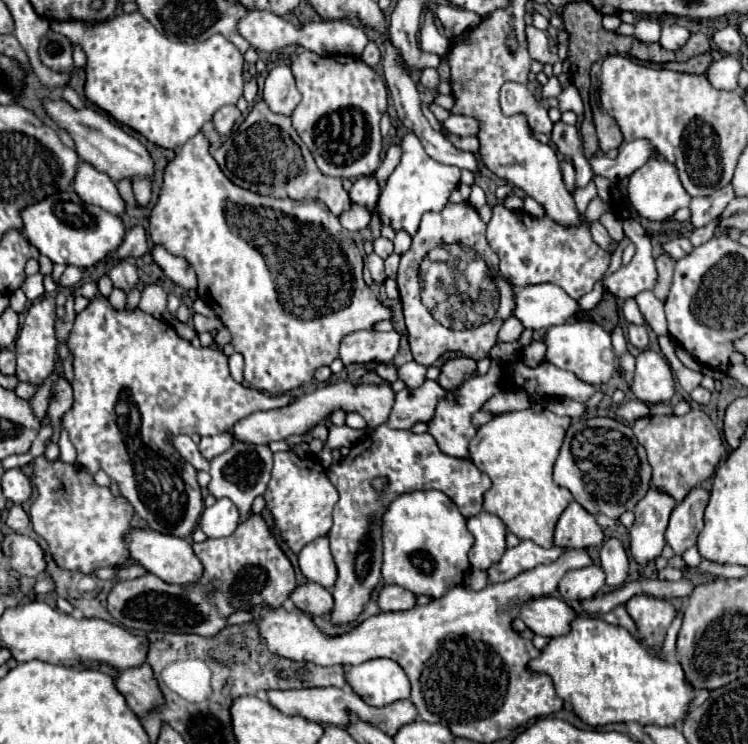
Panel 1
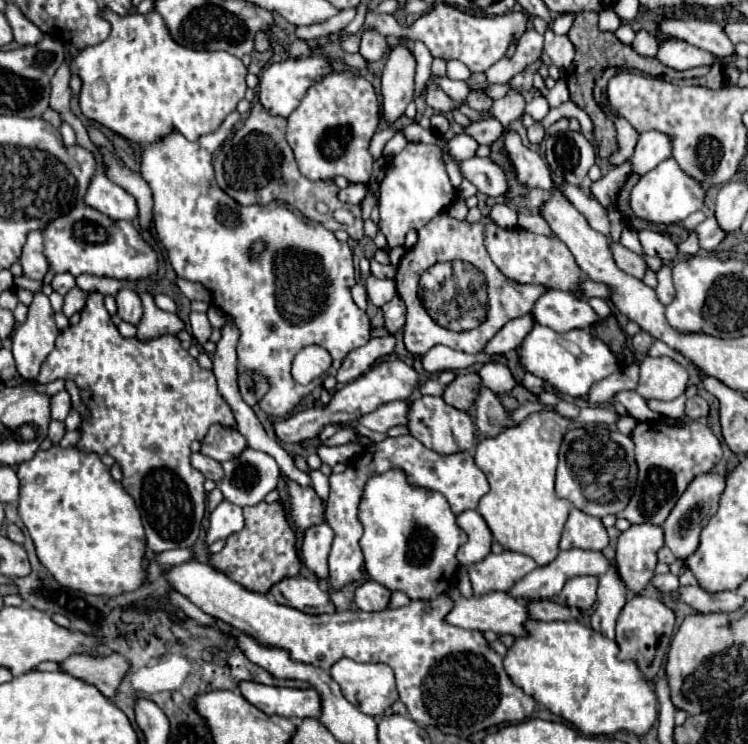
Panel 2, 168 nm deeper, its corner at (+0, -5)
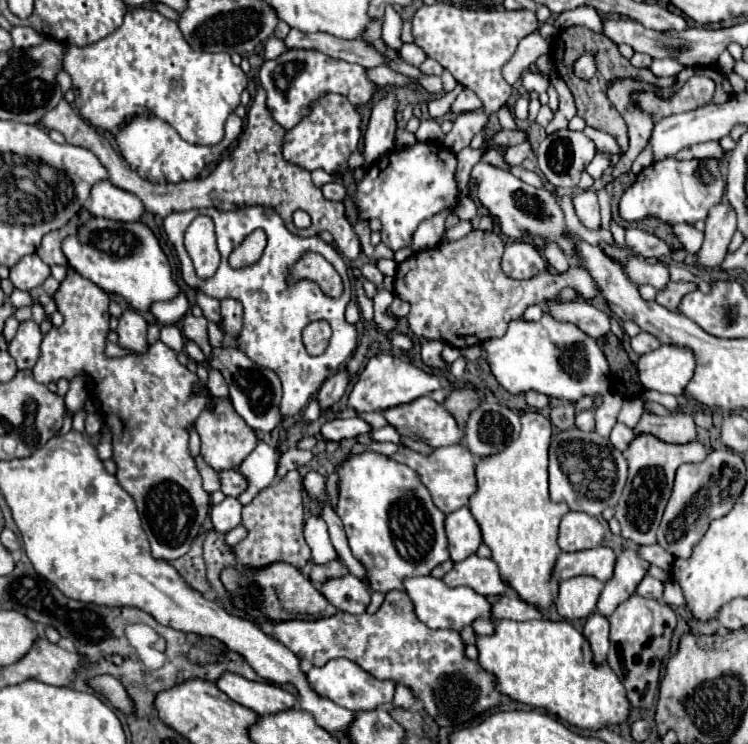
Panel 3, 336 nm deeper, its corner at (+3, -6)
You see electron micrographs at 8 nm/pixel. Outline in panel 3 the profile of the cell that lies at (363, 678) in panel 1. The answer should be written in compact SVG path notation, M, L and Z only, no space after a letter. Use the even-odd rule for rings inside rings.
M334 658L322 668L310 668L308 670L308 682L312 682L312 688L318 694L324 694L332 698L342 708L348 708L352 712L364 712L364 710L374 710L382 704L390 704L394 696L394 682L388 680L376 680L372 678L366 670L350 662L348 658Z

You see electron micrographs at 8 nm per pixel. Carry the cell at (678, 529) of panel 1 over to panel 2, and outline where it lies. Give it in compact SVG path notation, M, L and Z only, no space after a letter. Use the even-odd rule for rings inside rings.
M713 471L701 473L691 481L691 485L685 489L685 493L679 497L679 501L671 509L671 513L665 519L665 523L661 525L661 529L665 535L665 545L673 551L673 555L677 559L687 559L689 555L693 555L697 551L699 533L701 533L703 525L707 525L707 521L715 515L723 489L725 489L725 477L723 475L713 473Z

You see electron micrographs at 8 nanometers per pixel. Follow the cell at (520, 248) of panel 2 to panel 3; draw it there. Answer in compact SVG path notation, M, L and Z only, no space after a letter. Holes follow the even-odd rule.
M508 240L502 256L502 270L510 278L526 280L536 274L548 272L548 264L534 244L524 240Z

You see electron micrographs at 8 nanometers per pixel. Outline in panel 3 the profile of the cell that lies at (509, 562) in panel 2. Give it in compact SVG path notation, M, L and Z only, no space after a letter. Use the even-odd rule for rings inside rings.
M476 554L468 556L462 562L456 562L454 568L442 578L448 586L468 586L484 596L502 596L510 592L510 584L500 576L500 570L492 558L480 558Z

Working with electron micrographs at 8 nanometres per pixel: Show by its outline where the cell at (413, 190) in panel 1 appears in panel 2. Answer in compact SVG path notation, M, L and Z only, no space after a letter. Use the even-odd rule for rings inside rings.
M407 143L407 147L385 167L385 177L379 183L379 189L379 231L387 237L389 247L403 245L407 231L419 231L455 199L455 189L449 183L441 159L441 147L425 143Z

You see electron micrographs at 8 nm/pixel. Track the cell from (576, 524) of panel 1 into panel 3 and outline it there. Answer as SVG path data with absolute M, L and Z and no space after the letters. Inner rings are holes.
M568 512L560 522L558 546L564 552L596 548L602 544L602 540L604 540L602 524L584 512Z

